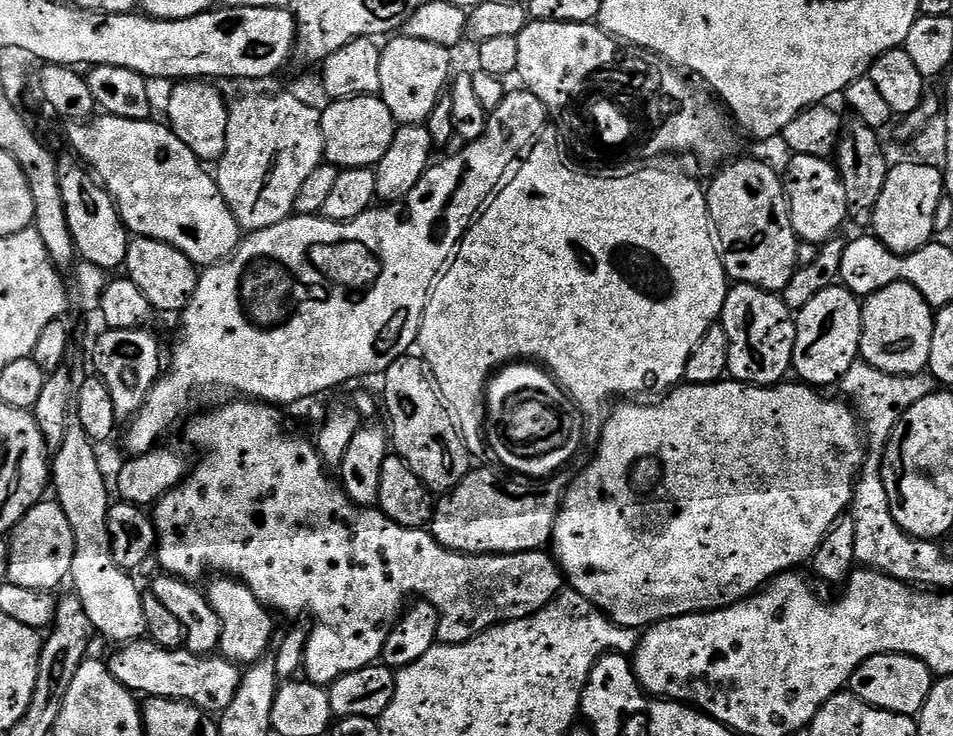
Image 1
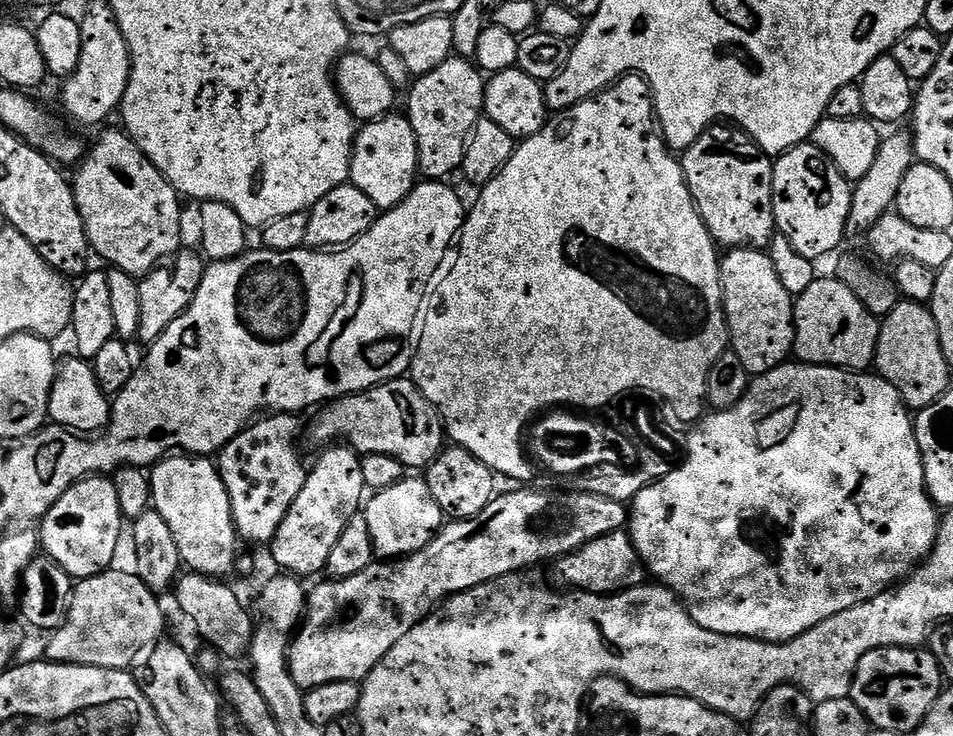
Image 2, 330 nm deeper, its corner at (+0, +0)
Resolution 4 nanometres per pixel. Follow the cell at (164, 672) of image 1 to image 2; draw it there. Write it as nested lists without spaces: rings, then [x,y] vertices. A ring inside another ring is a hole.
[[[569,490],[569,492],[508,492],[497,495],[486,506],[486,510],[482,510],[482,514],[474,514],[474,518],[469,520],[452,520],[445,523],[444,527],[437,532],[433,540],[427,544],[422,550],[411,552],[409,556],[403,558],[388,558],[383,562],[374,562],[366,570],[362,570],[353,576],[342,576],[339,578],[325,579],[325,584],[320,584],[316,589],[307,593],[306,611],[303,615],[302,623],[299,625],[298,631],[291,637],[288,645],[288,668],[293,676],[294,682],[300,689],[307,690],[317,688],[326,682],[342,682],[343,680],[354,680],[362,682],[375,668],[378,662],[382,662],[382,658],[386,658],[386,654],[390,649],[398,643],[402,638],[406,638],[406,634],[410,634],[410,630],[414,630],[414,626],[418,626],[424,617],[435,612],[437,607],[444,603],[450,596],[457,596],[459,592],[470,590],[474,586],[482,586],[491,580],[503,580],[505,578],[515,577],[523,568],[532,568],[535,564],[544,564],[555,562],[561,556],[570,554],[574,550],[578,550],[582,546],[586,546],[586,542],[594,542],[598,538],[602,538],[611,532],[621,531],[627,525],[630,519],[630,512],[625,505],[614,502],[614,498],[602,498],[600,494],[586,494]]]

